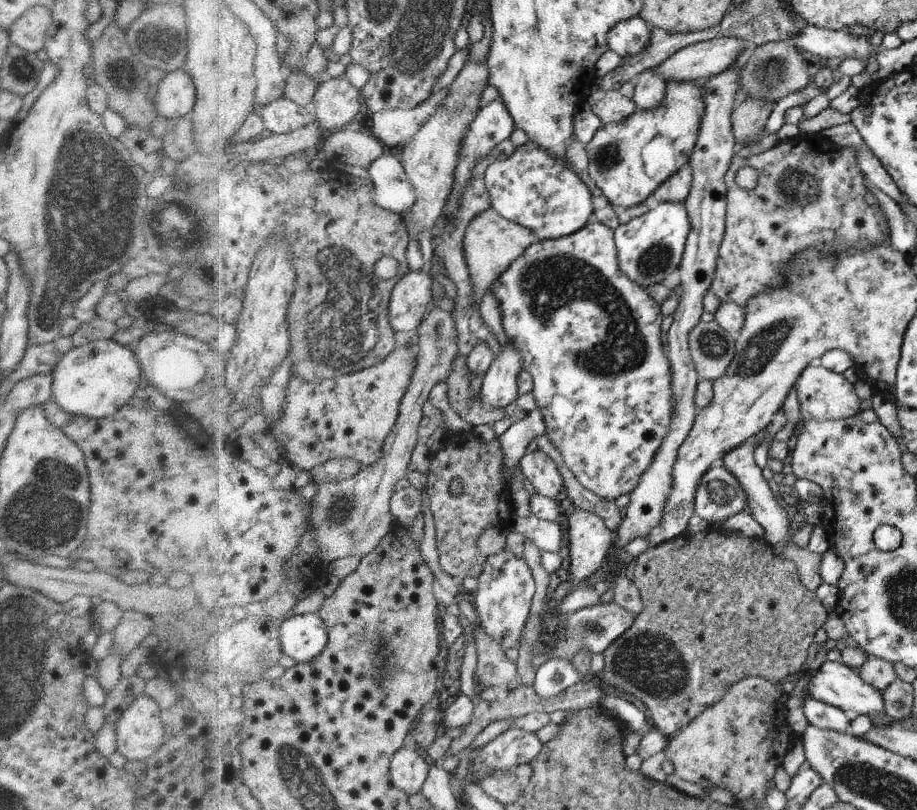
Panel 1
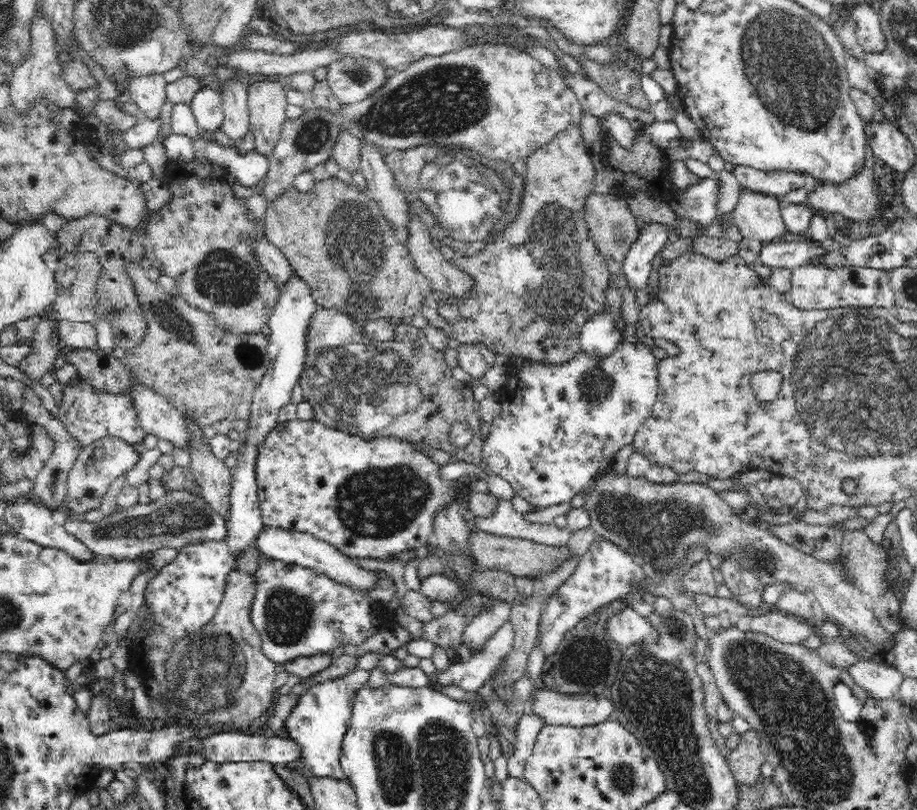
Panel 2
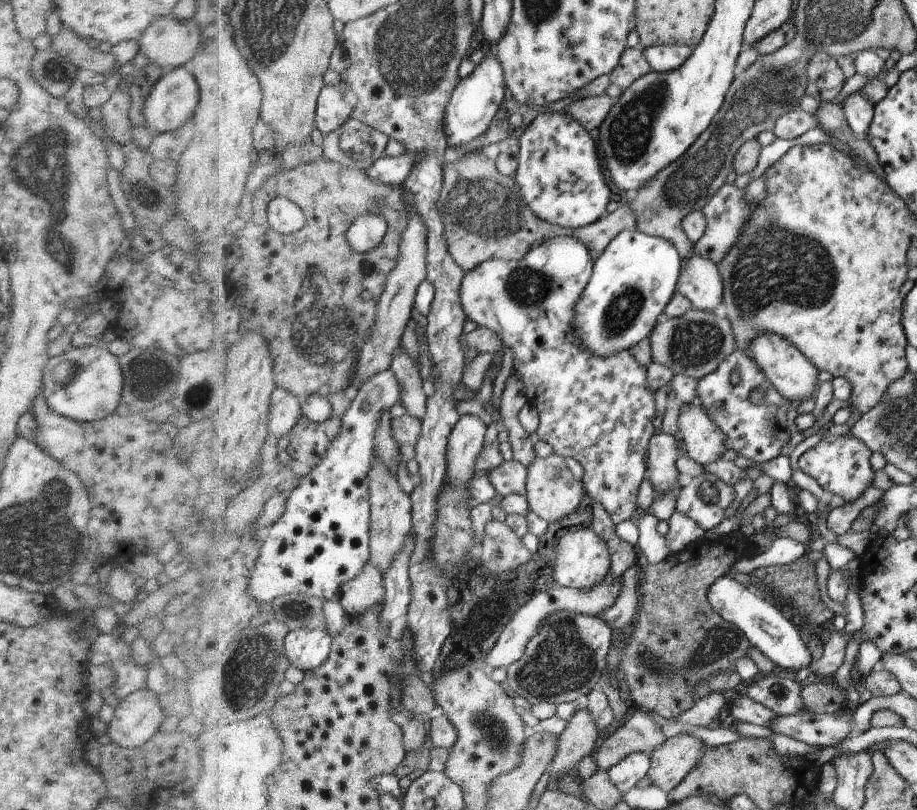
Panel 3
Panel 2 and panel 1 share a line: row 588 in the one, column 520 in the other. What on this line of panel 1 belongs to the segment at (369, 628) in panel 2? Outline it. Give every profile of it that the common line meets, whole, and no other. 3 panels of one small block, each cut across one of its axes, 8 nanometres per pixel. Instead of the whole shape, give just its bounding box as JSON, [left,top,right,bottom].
[490,222,674,501]

